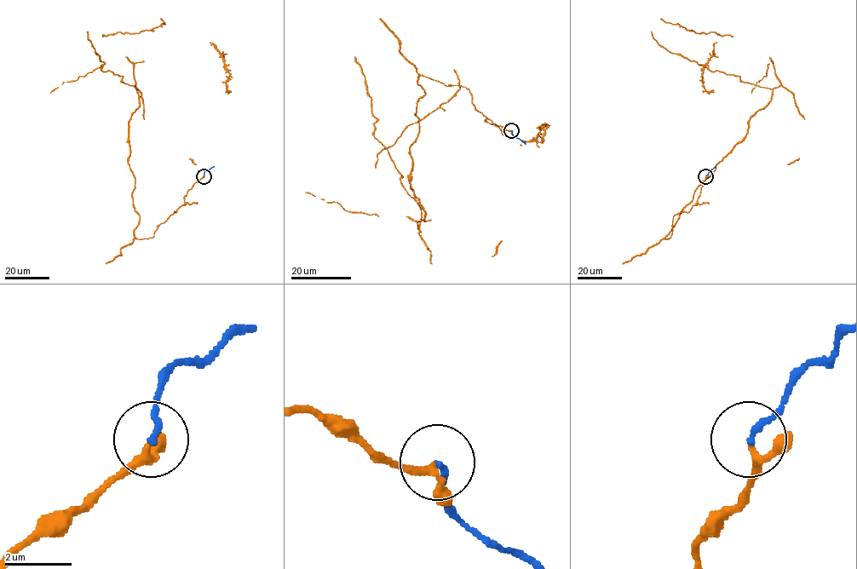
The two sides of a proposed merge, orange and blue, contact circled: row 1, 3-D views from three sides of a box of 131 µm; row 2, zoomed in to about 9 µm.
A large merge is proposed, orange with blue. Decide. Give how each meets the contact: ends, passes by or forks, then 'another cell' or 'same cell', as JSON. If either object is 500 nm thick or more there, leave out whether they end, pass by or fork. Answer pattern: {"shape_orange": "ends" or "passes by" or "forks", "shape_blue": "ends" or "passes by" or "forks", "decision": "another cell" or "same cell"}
{"shape_orange": "passes by", "shape_blue": "ends", "decision": "same cell"}

